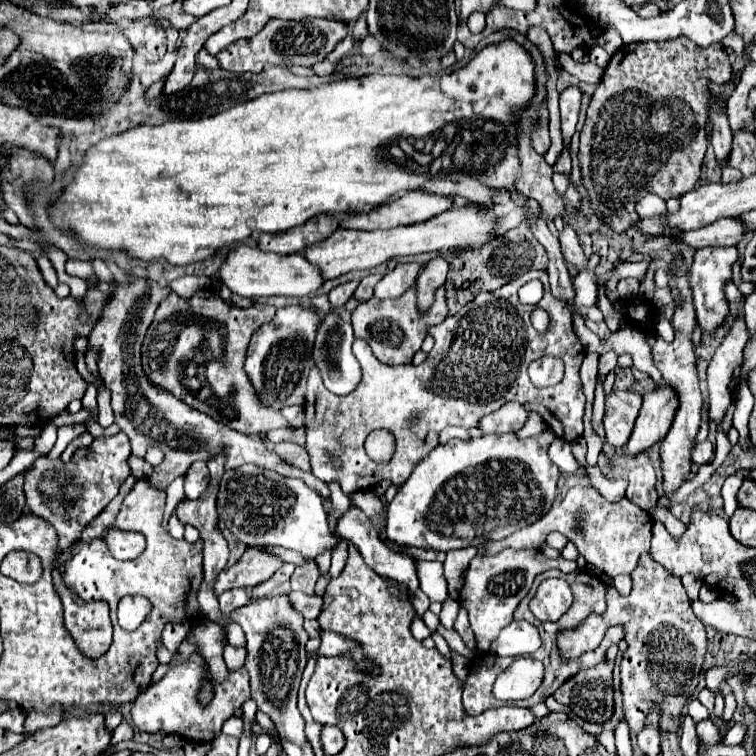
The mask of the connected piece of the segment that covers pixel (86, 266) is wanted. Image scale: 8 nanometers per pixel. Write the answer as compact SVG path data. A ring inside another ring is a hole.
M68 259L66 261L66 273L72 275L72 277L80 277L88 283L94 283L98 277L92 269L92 263L86 263L86 261L74 261L74 259Z

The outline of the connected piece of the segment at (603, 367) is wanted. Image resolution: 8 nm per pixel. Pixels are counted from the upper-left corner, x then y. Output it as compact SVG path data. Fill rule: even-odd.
M609 351L599 358L597 381L603 382L607 374L617 365L618 355L614 351Z

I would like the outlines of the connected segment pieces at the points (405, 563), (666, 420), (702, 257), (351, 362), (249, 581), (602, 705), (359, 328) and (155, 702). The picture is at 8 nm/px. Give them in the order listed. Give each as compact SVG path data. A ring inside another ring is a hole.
M350 507L348 513L338 521L336 531L338 531L340 537L348 539L350 543L354 543L354 545L360 549L364 561L366 561L366 563L368 563L368 565L370 565L378 575L384 575L384 577L394 579L394 581L398 581L398 583L404 583L410 591L416 591L416 589L418 589L416 561L414 561L412 557L404 555L404 553L396 553L396 551L388 549L388 547L378 539L378 533L376 533L374 525L372 525L372 523L368 521L368 517L360 511L360 507Z
M662 383L654 391L644 393L644 403L630 435L630 441L626 445L626 455L634 457L640 451L662 441L674 421L678 405L678 393L666 383Z
M735 246L705 247L694 253L694 263L690 271L690 287L694 295L694 309L698 325L706 331L714 331L728 313L728 301L724 297L724 283L732 279L732 263L738 259Z
M328 313L324 317L324 321L320 323L320 333L316 337L316 345L314 345L314 363L318 365L318 369L322 371L322 379L328 391L332 391L334 395L348 395L352 393L360 379L362 379L362 371L360 365L356 361L356 357L352 355L352 327L342 327L342 321L332 313Z
M256 547L246 549L246 553L240 557L236 565L232 565L230 569L224 569L218 575L214 583L214 595L222 595L224 591L230 591L236 587L252 589L262 581L270 579L278 567L282 567L282 561L276 561L276 557L268 557L268 553L262 553Z
M612 645L606 653L604 653L604 659L590 667L590 669L584 669L580 671L578 675L574 675L572 679L568 679L560 689L556 689L554 693L554 699L566 707L570 707L580 719L584 721L590 721L590 723L606 723L612 713L614 713L614 687L612 687L612 669L614 669L614 657L616 657L616 651L618 647Z
M412 285L398 299L376 299L376 297L372 297L372 299L360 303L352 313L352 327L354 327L356 337L368 341L368 345L372 347L372 353L376 355L376 359L380 363L402 365L402 363L412 363L412 357L420 349L420 345L428 333L428 327L438 325L440 321L444 321L446 315L448 315L448 307L446 307L444 285L436 289L434 303L424 313L420 313L416 309L416 285Z
M182 641L178 647L178 653L184 653L184 663L172 665L170 671L152 687L148 687L144 693L140 693L134 701L132 707L132 721L140 731L156 733L156 731L166 731L166 733L180 733L188 741L198 741L198 743L208 743L216 735L220 735L222 723L232 717L234 709L242 707L246 699L250 699L250 677L248 671L236 669L228 671L228 677L220 683L214 683L212 673L208 671L208 663L202 655L198 655L198 647L190 641ZM208 681L214 687L214 697L208 705L202 705L198 699L198 691L202 683Z

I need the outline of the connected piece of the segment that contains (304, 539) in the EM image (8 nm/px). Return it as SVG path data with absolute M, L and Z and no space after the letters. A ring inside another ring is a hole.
M240 465L236 469L224 471L216 507L218 517L226 529L246 545L252 545L254 541L256 547L280 545L312 559L324 549L334 549L338 545L338 537L328 529L322 497L306 487L304 481L288 479L276 471L256 465Z

